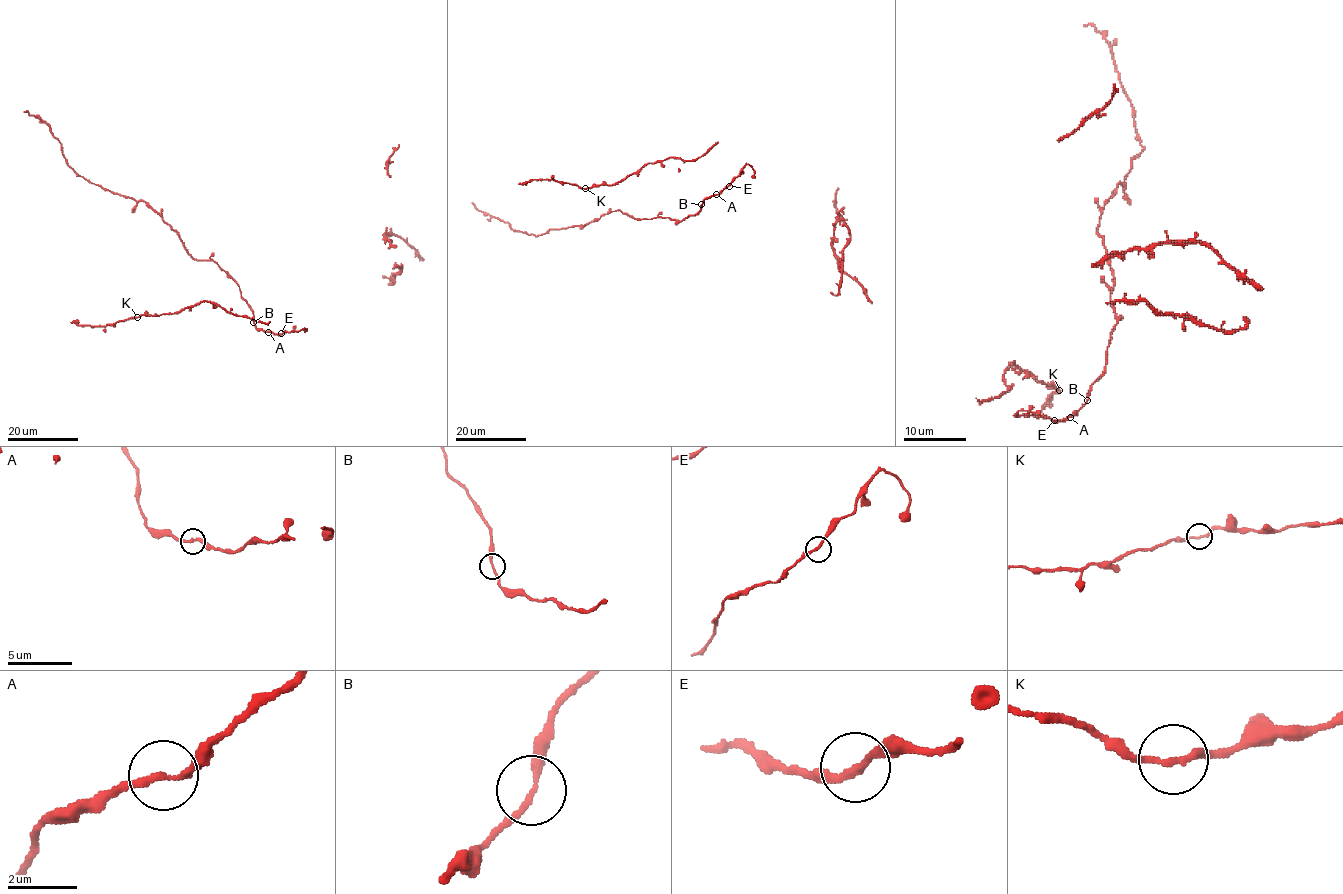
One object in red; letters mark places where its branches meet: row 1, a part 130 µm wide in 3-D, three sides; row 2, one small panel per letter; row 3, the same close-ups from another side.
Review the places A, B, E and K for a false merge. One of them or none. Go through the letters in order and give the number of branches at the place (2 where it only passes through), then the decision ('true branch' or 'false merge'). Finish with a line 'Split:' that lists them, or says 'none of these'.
A: branches 2; true branch
B: branches 2; true branch
E: branches 2; true branch
K: branches 2; true branch
Split: none of these

